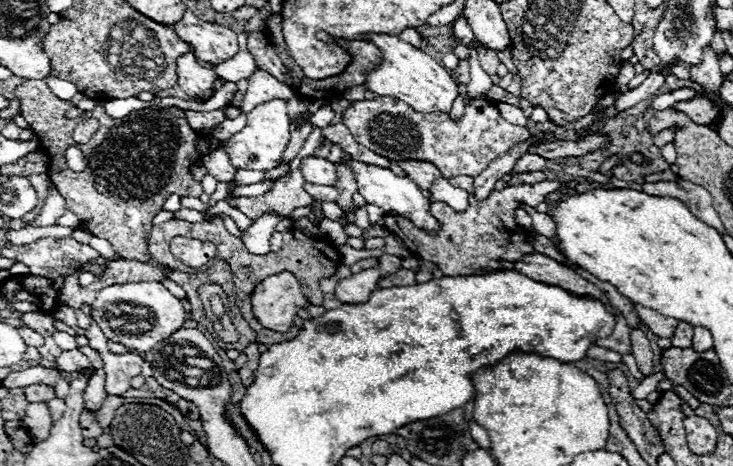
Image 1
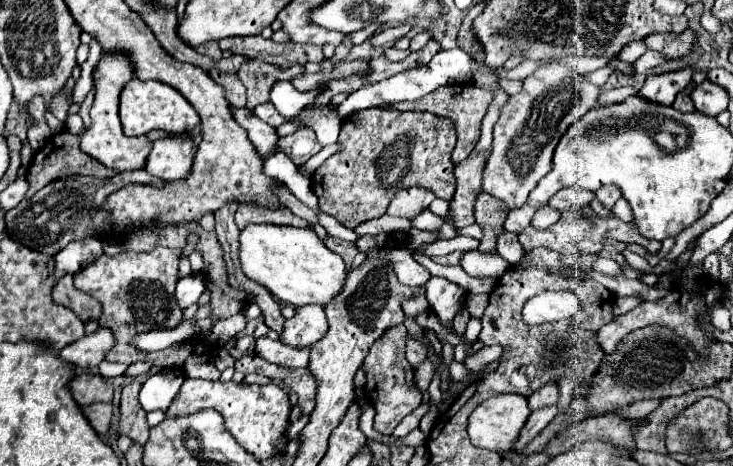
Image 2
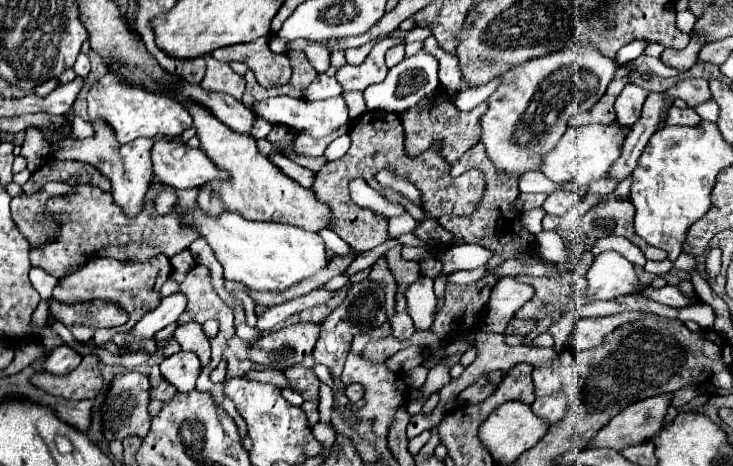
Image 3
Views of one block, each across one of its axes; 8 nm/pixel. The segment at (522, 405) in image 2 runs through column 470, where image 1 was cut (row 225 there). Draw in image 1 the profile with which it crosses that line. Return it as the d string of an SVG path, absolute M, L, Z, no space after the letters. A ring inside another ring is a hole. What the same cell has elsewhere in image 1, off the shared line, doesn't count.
M344 156L346 162L350 162L354 174L356 174L356 182L358 182L358 192L364 196L364 200L368 204L376 204L380 206L386 214L394 214L394 216L406 216L412 220L412 224L416 228L422 228L424 232L440 232L440 222L430 214L430 200L424 198L422 190L406 176L396 176L392 170L388 168L378 168L378 166L370 166L364 162L356 162L348 156Z

